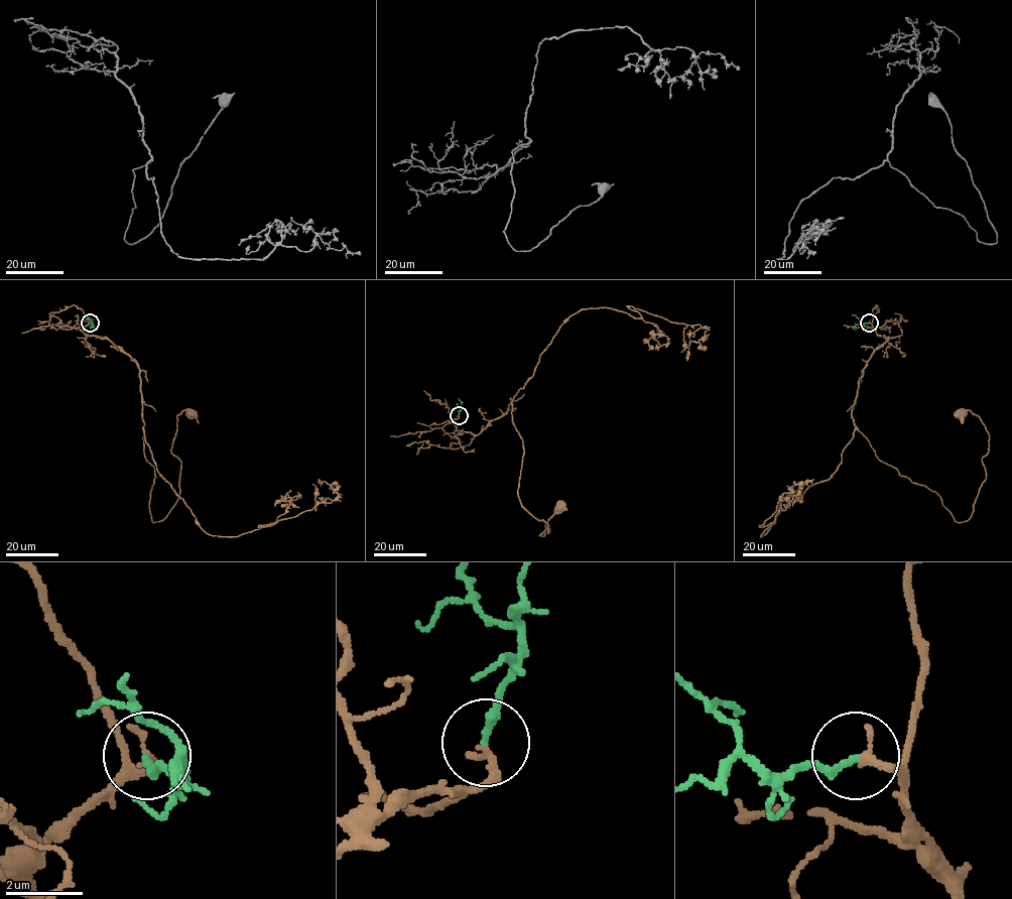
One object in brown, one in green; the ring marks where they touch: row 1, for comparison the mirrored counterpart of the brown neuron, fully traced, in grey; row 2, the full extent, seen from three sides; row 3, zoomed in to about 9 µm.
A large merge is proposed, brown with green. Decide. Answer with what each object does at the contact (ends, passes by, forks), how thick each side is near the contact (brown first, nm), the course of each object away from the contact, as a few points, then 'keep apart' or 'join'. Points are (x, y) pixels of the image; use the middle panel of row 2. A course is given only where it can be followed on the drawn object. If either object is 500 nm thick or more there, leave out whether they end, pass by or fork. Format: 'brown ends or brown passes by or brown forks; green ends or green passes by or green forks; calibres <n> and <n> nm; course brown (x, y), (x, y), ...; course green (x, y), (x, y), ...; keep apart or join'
brown ends; green ends; calibres 240 and 200 nm; course brown (458, 415), (457, 430), (478, 434), (510, 398), (519, 502), (548, 525), (541, 536), (559, 507); course green (458, 415), (462, 402), (458, 398); join

